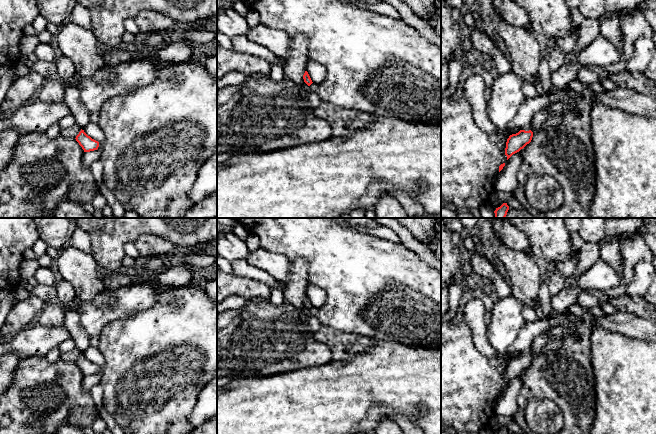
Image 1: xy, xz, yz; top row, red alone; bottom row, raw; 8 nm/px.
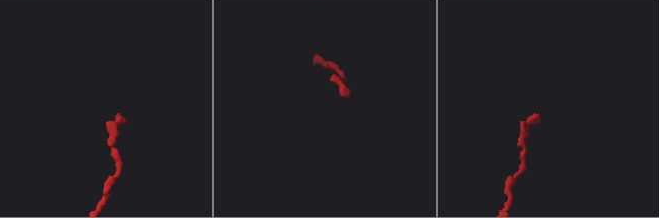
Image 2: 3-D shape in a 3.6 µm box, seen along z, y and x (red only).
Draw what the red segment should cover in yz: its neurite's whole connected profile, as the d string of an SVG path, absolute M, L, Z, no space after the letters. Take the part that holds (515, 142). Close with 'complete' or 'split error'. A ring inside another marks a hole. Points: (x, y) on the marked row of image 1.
M551 89L546 92L544 96L524 98L517 114L509 124L510 128L519 128L520 131L516 134L510 135L507 139L505 148L507 160L531 142L533 132L531 131L530 125L535 113L545 107L549 107L550 105L559 102L562 93L563 90L556 91Z | split error

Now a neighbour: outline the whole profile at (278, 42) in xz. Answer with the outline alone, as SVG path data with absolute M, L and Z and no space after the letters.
M260 23L258 26L252 27L246 37L283 59L290 55L292 39L282 30L270 28Z

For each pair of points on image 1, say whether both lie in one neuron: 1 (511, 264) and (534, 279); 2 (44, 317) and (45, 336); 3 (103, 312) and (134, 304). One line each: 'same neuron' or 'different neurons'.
1: same neuron
2: different neurons
3: same neuron

